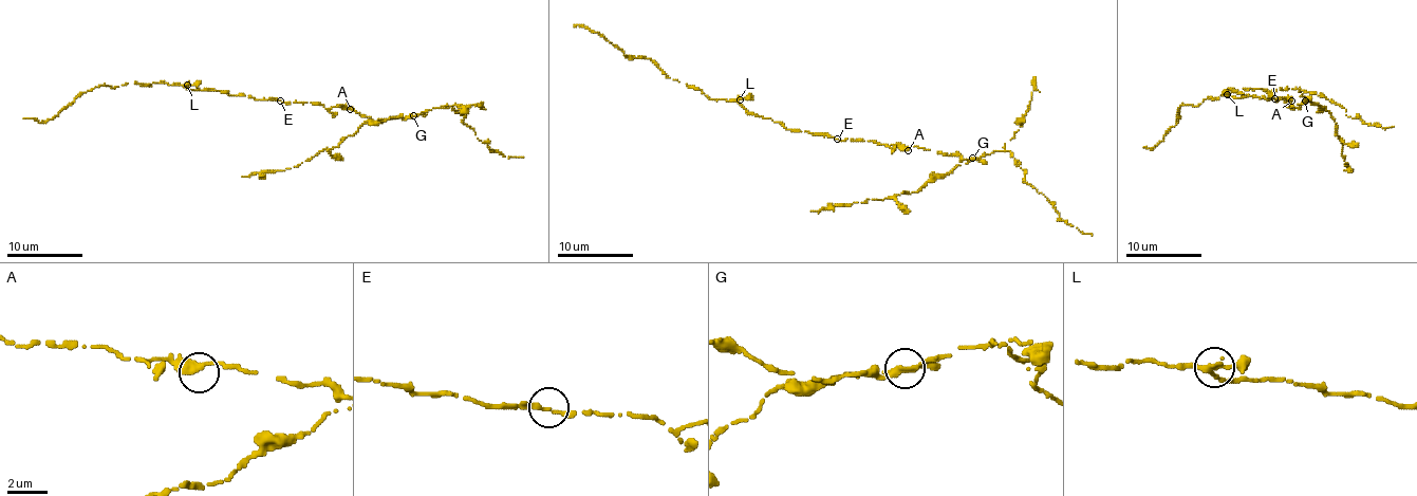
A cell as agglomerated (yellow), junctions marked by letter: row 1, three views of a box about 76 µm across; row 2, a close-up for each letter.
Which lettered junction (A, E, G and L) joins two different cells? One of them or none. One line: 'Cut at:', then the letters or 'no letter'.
Cut at: G

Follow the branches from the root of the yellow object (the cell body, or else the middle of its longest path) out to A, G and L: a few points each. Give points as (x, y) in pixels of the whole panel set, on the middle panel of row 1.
A: (837, 139), (875, 141), (908, 150)
G: (837, 139), (875, 141), (889, 146), (918, 146), (964, 160), (973, 158)
L: (837, 139), (786, 129), (770, 118), (751, 114), (740, 99)

